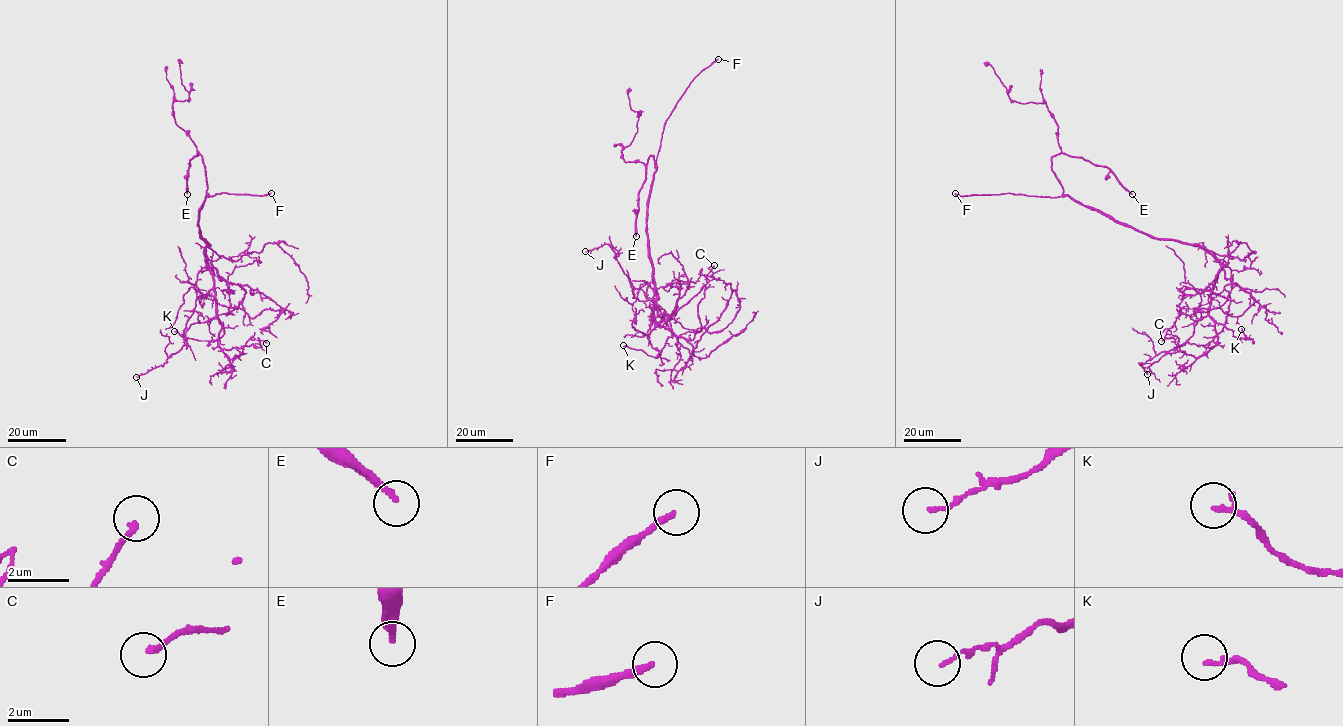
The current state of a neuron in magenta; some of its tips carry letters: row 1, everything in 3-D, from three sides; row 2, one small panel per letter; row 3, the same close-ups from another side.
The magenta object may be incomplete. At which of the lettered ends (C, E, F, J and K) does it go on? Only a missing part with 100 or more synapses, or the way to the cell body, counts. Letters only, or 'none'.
E, F

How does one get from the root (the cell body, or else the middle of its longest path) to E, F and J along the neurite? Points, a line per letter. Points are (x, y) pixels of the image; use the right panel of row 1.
E: (1142, 233), (1064, 195), (1051, 168), (1051, 157), (1064, 153), (1106, 166), (1132, 194)
F: (1142, 233), (1116, 223), (1067, 196), (955, 193)
J: (1142, 233), (1198, 244), (1220, 266), (1210, 312), (1196, 320), (1194, 333), (1181, 345), (1140, 364), (1147, 374)

